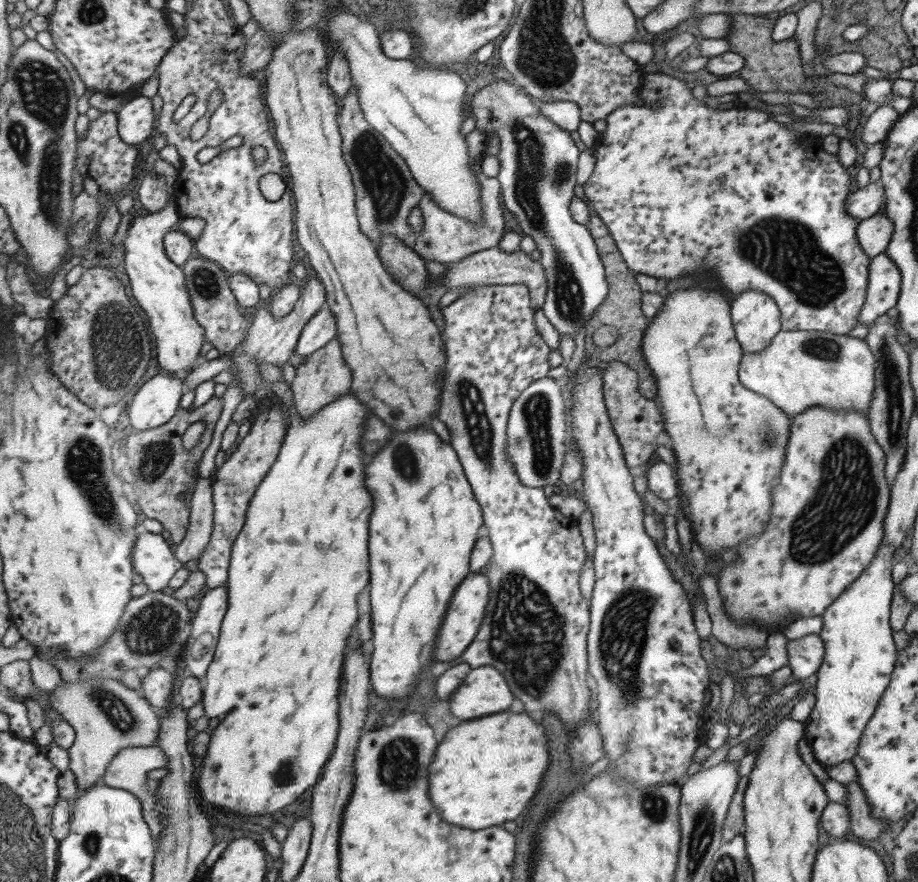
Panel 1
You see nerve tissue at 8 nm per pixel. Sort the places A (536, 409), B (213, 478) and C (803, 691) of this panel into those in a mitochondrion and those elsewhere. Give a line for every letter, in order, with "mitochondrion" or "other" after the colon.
A: mitochondrion
B: other
C: other

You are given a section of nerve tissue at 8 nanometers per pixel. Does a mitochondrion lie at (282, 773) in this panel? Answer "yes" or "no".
yes

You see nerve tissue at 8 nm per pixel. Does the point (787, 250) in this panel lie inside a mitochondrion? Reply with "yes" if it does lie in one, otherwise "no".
yes

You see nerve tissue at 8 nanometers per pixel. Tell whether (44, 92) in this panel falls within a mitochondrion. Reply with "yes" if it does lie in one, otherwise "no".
yes

